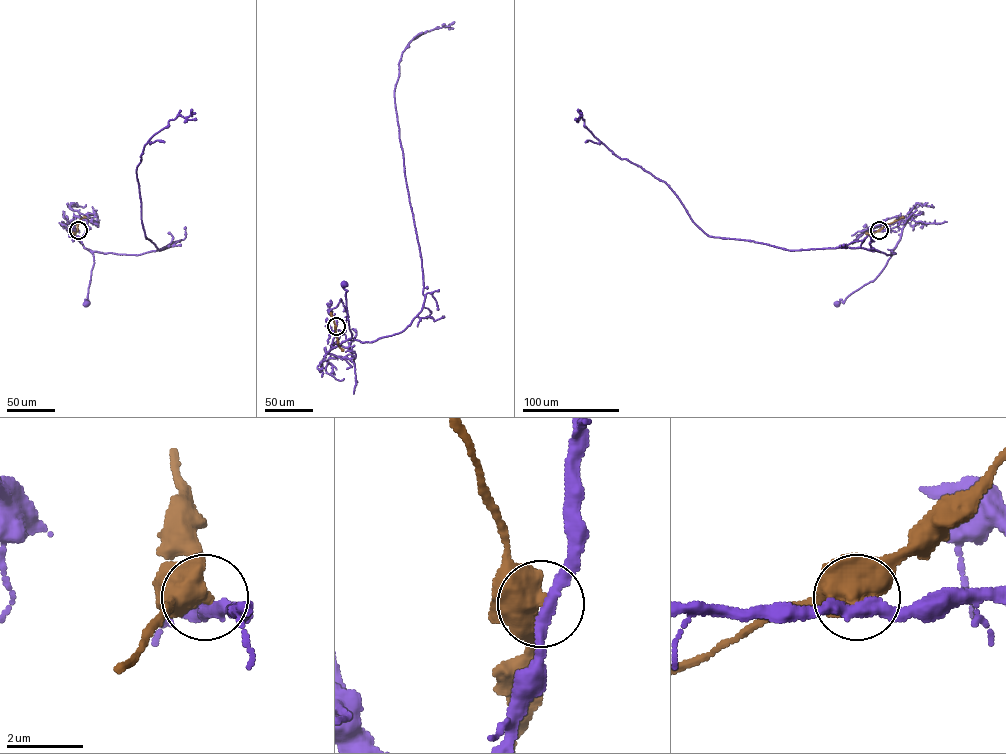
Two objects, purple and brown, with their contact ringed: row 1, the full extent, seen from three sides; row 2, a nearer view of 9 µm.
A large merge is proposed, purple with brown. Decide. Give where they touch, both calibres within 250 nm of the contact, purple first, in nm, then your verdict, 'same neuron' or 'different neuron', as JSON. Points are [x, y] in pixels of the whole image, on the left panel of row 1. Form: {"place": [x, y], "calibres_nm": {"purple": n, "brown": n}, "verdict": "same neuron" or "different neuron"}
{"place": [78, 230], "calibres_nm": {"purple": 320, "brown": 700}, "verdict": "same neuron"}

